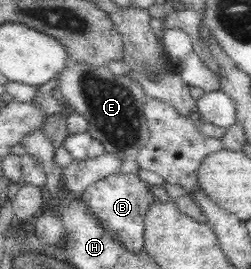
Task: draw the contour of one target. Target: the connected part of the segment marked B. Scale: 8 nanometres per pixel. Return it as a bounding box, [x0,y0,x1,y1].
[80,173,155,252]

